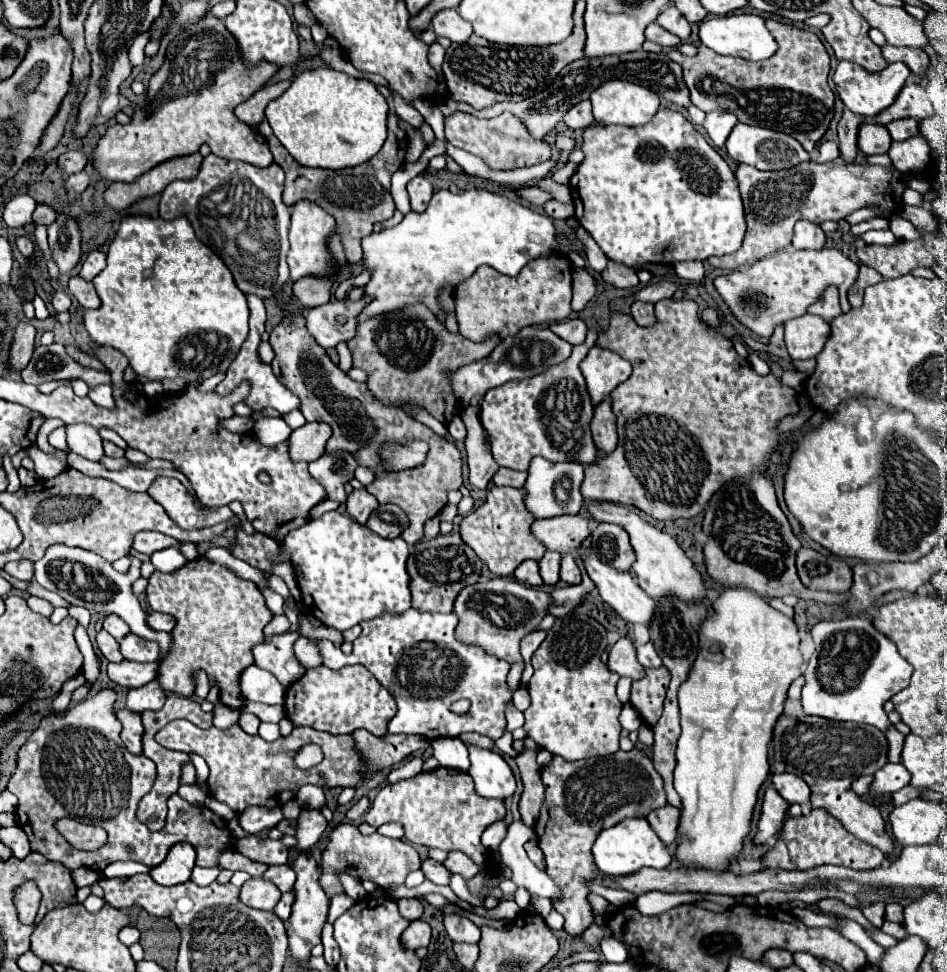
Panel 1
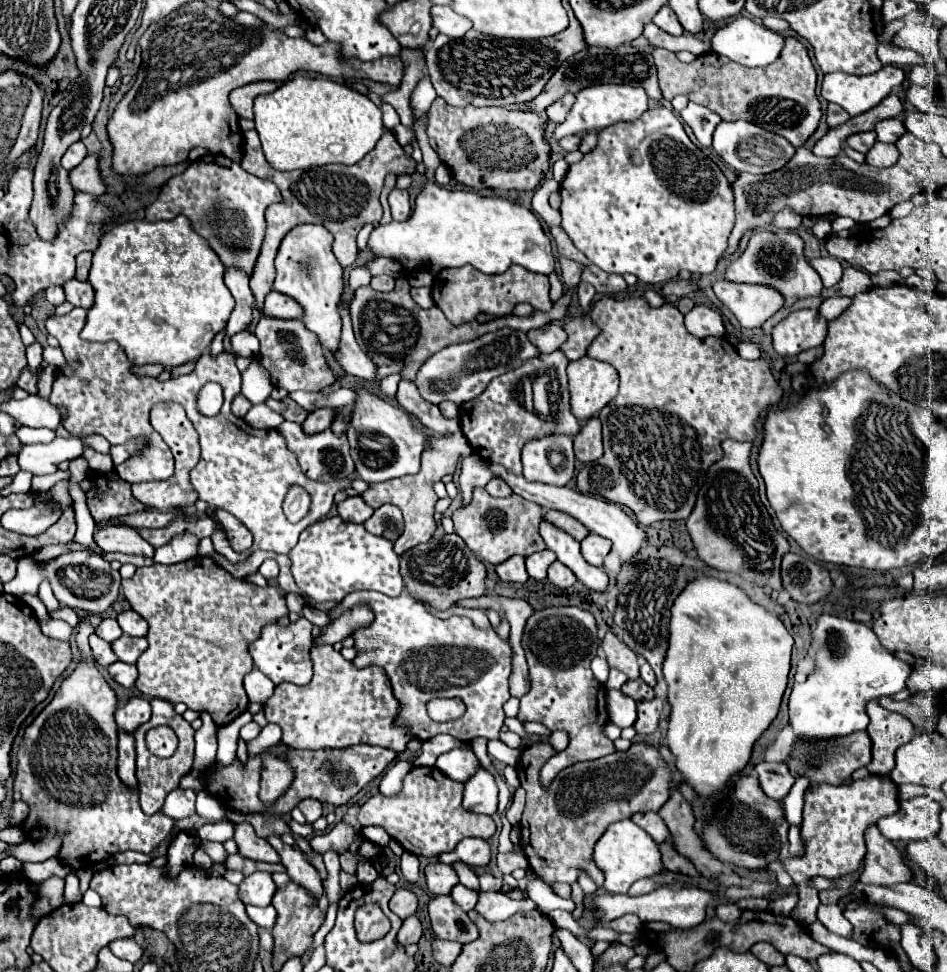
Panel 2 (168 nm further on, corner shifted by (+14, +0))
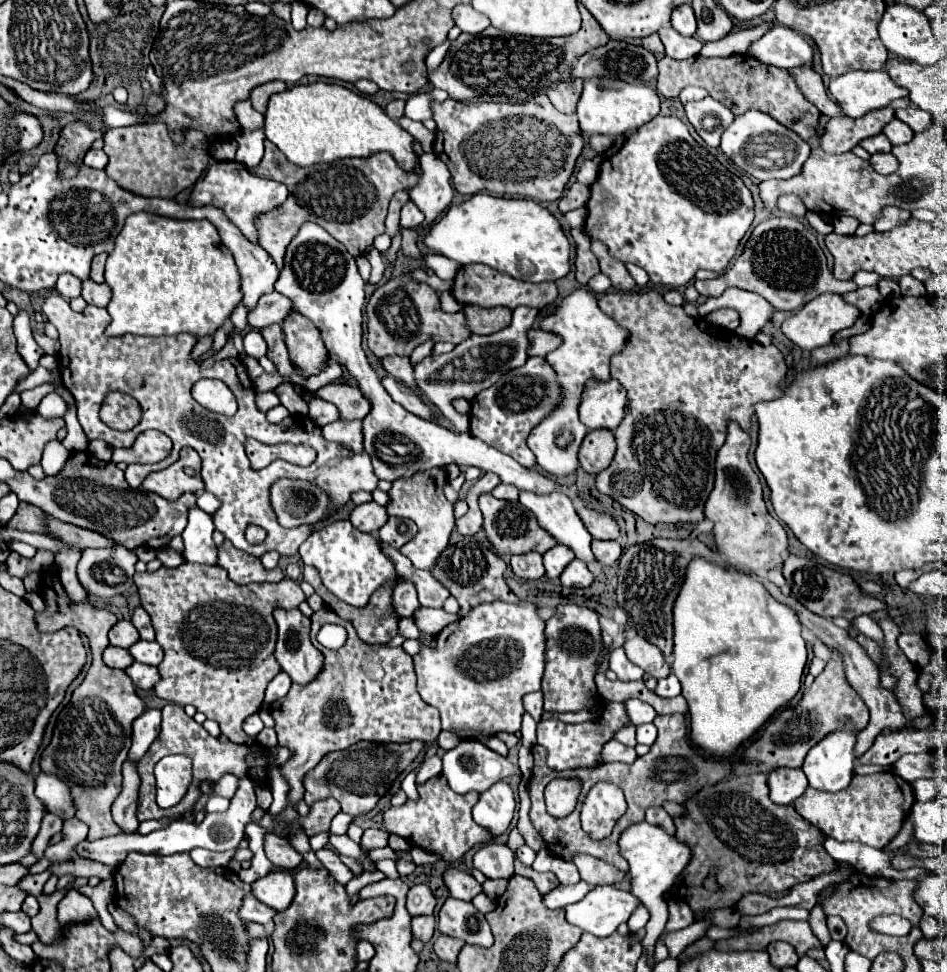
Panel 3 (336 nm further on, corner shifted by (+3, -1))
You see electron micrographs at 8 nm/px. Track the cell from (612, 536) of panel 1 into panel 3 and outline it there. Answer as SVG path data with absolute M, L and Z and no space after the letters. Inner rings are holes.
M593 540L591 546L593 546L593 554L595 554L597 562L601 562L603 566L611 566L621 556L621 544L617 540L609 540L609 542Z

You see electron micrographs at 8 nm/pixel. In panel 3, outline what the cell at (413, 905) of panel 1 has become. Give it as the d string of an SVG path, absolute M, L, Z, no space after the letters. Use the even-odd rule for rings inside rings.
M415 884L411 886L407 894L407 910L411 916L421 914L433 914L435 910L435 896L427 884Z

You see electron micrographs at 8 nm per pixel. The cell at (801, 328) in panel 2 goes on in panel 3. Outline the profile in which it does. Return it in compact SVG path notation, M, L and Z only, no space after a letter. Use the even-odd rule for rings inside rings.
M825 292L825 294L819 294L817 298L813 298L809 304L805 304L795 316L787 318L781 324L781 330L799 348L813 350L813 348L819 348L819 346L829 344L839 330L845 330L845 328L853 326L859 316L861 316L859 310L855 306L851 306L849 302L845 302L843 296L833 294L833 292Z

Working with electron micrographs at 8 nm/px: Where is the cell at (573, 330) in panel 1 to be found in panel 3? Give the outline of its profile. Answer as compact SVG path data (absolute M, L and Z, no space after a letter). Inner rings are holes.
M539 328L529 330L527 338L529 338L527 356L545 356L547 352L555 350L555 346L559 346L559 336L547 334L547 332L539 330Z

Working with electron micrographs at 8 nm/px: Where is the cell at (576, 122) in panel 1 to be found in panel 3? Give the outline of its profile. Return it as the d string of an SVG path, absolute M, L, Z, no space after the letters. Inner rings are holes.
M567 78L559 84L555 84L553 88L549 88L547 96L549 96L551 104L557 106L557 110L571 114L577 108L581 92L583 92L583 78Z

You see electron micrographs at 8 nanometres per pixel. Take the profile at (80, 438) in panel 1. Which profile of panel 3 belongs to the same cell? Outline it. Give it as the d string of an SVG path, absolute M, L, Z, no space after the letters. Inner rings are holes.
M49 392L37 406L37 410L39 410L39 414L43 414L43 418L57 418L57 416L63 418L65 408L67 408L67 404L57 392Z

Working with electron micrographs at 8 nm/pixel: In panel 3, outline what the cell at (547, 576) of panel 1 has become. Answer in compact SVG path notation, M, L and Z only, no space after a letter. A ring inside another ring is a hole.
M557 544L543 554L543 564L545 564L549 578L559 578L565 566L573 560L575 560L575 552L563 544Z

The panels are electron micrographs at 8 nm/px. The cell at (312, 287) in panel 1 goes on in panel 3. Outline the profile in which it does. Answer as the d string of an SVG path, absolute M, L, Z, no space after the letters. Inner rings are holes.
M279 292L263 294L257 306L247 314L247 324L255 330L261 330L269 324L281 324L281 320L293 310L293 302Z

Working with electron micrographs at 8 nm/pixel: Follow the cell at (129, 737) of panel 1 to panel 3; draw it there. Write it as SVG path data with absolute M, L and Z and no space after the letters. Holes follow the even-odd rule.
M125 762L123 766L123 790L113 802L113 820L121 828L123 834L137 832L139 820L135 818L137 810L137 796L139 796L139 774L131 762Z

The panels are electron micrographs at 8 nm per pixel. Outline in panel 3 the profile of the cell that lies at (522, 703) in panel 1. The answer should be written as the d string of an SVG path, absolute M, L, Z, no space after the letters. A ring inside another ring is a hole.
M531 714L523 716L523 724L521 724L521 744L527 748L535 746L535 728L537 722L531 718Z

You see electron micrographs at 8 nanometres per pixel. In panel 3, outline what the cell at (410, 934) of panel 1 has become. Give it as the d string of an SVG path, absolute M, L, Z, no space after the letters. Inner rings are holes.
M415 916L411 926L413 926L413 938L421 942L429 942L435 930L435 916Z

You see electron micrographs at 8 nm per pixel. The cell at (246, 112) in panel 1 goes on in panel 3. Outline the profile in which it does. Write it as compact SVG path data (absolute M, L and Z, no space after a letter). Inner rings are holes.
M279 80L267 82L267 84L261 84L261 86L253 88L253 90L251 90L251 104L253 104L253 108L255 108L257 112L265 114L269 98L271 98L273 94L277 94L277 92L283 92L283 90L287 90L287 86L285 86L285 82L279 82Z

